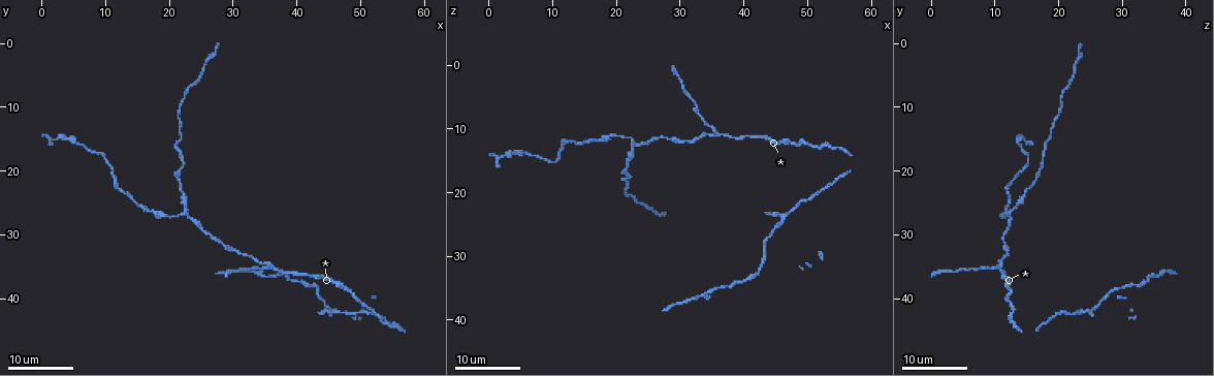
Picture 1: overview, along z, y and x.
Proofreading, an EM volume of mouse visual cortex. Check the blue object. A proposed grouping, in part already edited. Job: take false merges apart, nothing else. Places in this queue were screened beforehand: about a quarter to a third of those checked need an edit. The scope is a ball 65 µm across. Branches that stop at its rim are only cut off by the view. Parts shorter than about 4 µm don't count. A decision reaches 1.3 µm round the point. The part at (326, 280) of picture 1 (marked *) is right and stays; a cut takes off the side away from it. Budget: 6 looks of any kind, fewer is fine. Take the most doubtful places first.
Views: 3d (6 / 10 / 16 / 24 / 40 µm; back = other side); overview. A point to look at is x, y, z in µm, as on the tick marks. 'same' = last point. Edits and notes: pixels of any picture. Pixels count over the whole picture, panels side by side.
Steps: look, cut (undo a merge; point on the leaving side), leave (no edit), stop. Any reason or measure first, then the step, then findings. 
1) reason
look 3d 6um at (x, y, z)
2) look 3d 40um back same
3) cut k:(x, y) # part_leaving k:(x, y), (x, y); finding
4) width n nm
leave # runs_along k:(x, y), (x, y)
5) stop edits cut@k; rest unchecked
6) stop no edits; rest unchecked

look 3d 16um at (35.5, 35.0, 10.5)

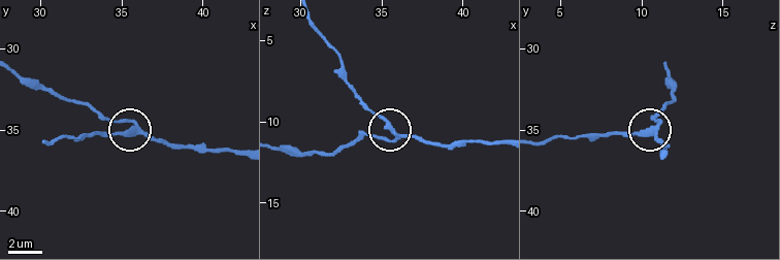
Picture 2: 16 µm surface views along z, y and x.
zoom in
look 3d 10um at (35.7, 35.1, 10.6)

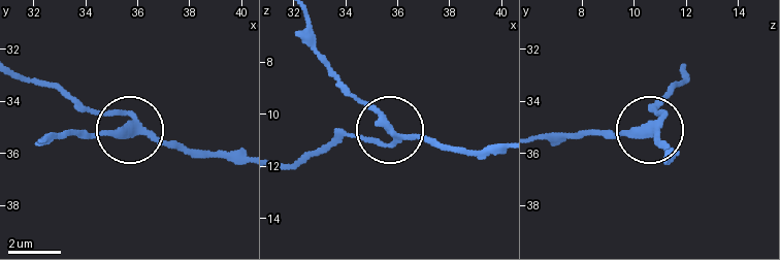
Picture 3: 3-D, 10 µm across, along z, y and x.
arms 3
leave # runs_along 3:(502, 143), (450, 150), (396, 134), (325, 66); all the same cell

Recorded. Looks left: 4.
three arms meet
look 3d 24um at (22.5, 26.5, 12.0)

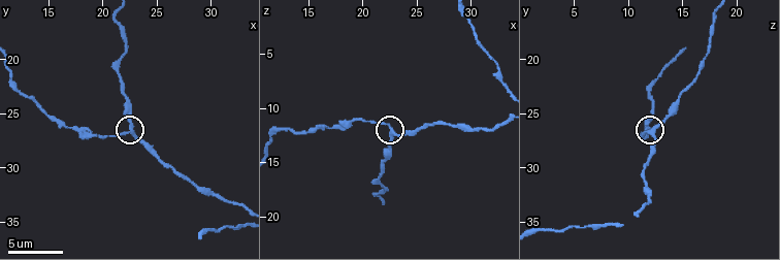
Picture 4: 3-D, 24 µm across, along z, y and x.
look 3d 10um at (22.6, 26.4, 12.2)

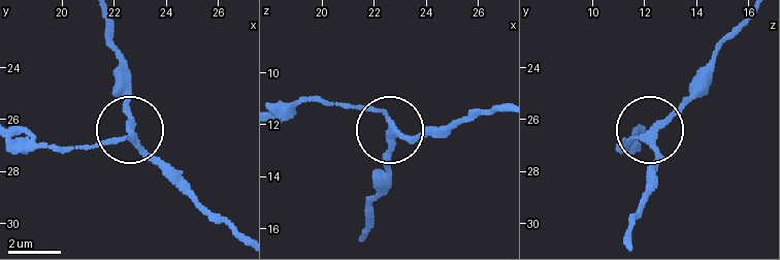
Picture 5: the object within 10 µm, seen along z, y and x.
look 3d 6um at (22.6, 26.7, 12.0)

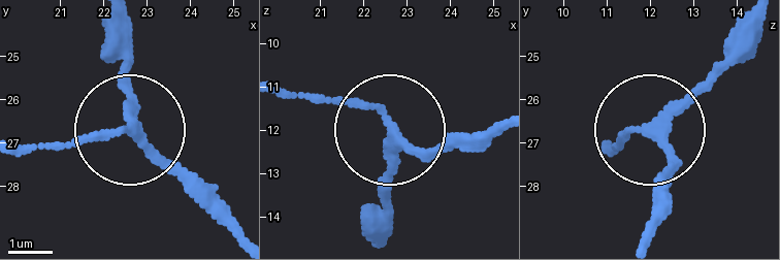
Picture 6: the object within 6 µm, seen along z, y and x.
arms 3
leave # runs_along 6:(502, 122), (425, 148), (369, 107), (281, 92); continuous, no second cell

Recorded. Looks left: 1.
sudden change in width
look 3d 10um at (21.0, 16.0, 18.0)

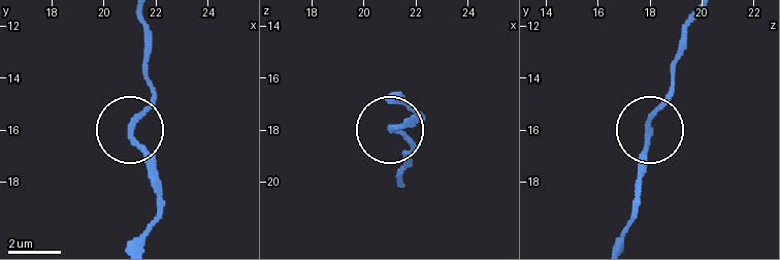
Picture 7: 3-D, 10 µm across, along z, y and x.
width 180 nm
leave # runs_along 7:(620, 239), (638, 206), (644, 147), (675, 55); one cell here

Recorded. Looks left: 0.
stop no edits; rest unchecked

